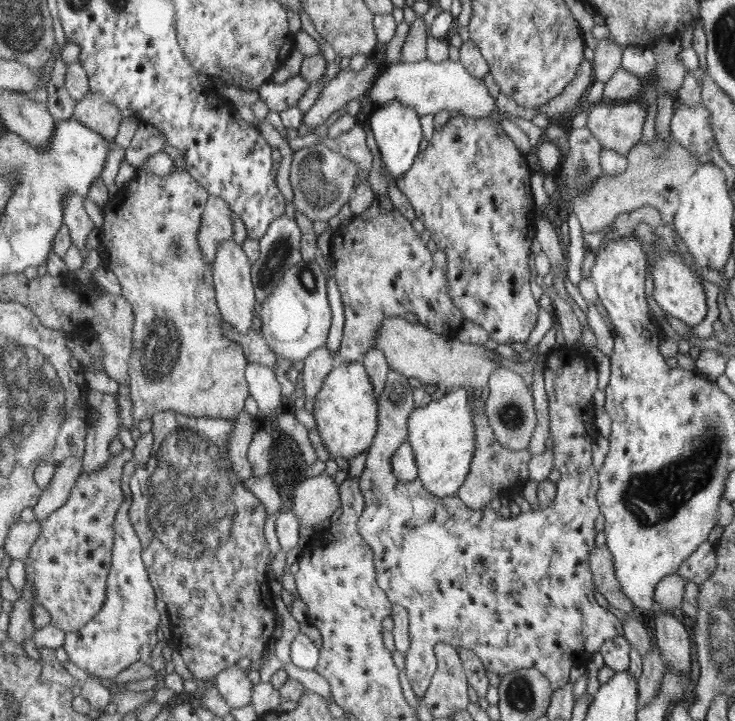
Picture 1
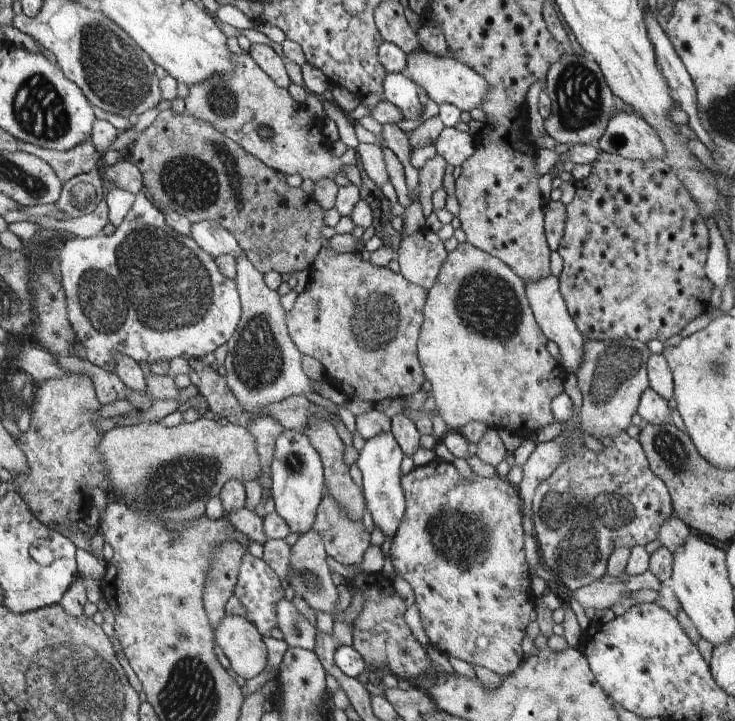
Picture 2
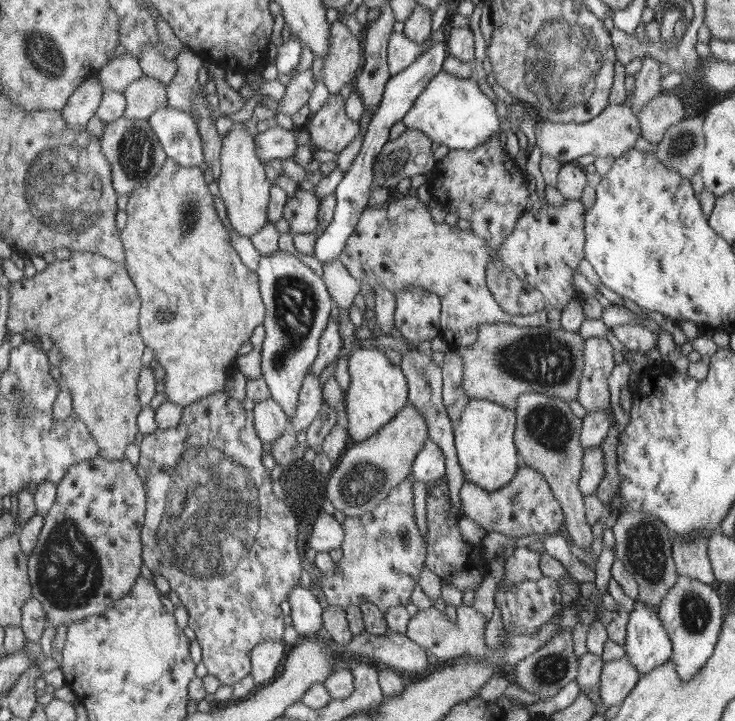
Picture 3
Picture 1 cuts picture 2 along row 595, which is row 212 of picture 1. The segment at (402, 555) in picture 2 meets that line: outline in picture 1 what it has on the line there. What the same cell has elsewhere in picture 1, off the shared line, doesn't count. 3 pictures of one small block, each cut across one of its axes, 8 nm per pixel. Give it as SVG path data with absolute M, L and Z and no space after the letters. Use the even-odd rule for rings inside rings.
M459 115L455 118L449 118L444 126L436 127L433 136L428 141L428 145L416 155L415 162L411 169L402 176L396 178L397 187L402 194L408 198L415 216L420 219L424 228L430 232L431 239L436 242L438 249L446 254L446 264L448 264L448 282L451 283L451 296L454 304L462 311L463 320L473 322L488 333L489 340L496 341L498 345L511 343L524 343L530 332L536 326L540 304L536 302L532 290L530 290L530 246L534 242L534 232L537 226L534 226L534 200L530 192L530 170L526 164L524 154L518 150L512 137L504 131L502 124L497 123L490 117L474 119Z

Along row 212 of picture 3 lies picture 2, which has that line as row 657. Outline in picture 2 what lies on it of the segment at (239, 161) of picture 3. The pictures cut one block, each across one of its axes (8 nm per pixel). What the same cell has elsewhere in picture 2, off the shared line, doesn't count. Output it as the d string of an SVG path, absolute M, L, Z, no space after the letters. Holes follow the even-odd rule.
M242 616L222 618L214 628L215 642L230 660L231 669L248 680L260 674L266 666L266 646L257 626Z

